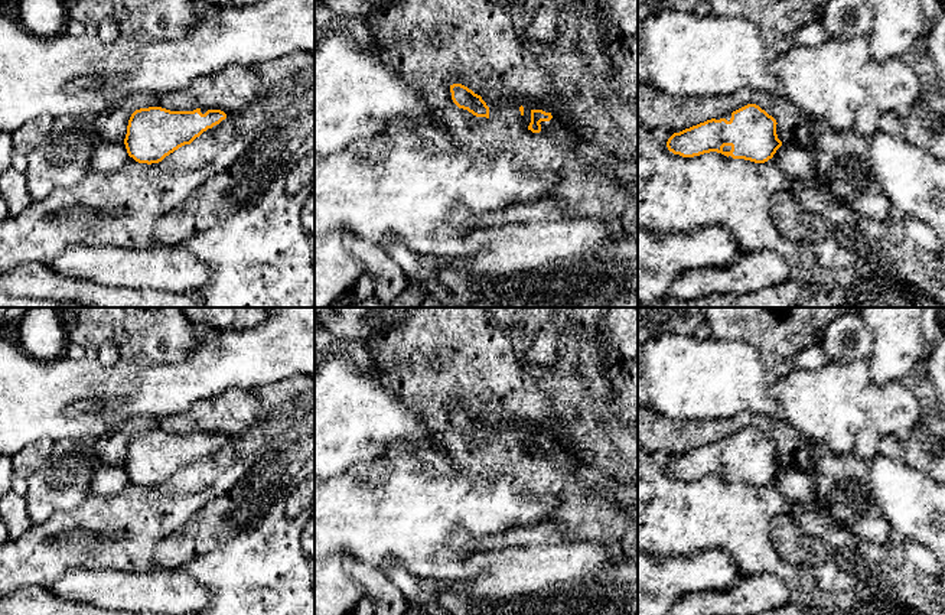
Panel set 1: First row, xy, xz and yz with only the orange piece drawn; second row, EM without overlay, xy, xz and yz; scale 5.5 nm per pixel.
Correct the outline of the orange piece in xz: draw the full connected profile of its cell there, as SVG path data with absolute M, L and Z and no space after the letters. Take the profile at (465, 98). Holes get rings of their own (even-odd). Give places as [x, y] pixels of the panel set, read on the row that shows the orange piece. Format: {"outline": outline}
{"outline": "M462 84L450 85L452 100L453 102L463 110L467 110L476 117L489 118L489 107L482 100L480 95L475 94L472 90Z"}

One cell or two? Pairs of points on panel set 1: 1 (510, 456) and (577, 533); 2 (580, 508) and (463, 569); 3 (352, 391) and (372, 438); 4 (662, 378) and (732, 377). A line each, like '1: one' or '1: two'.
1: one
2: two
3: one
4: one

